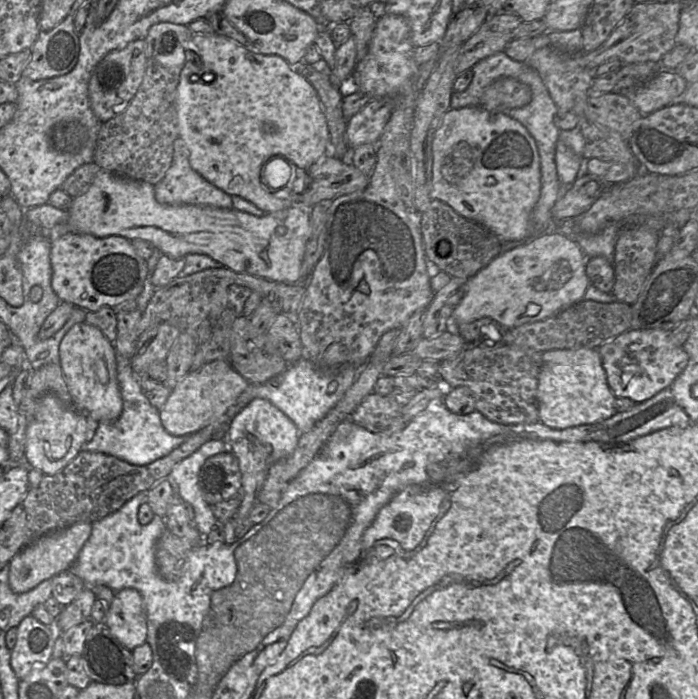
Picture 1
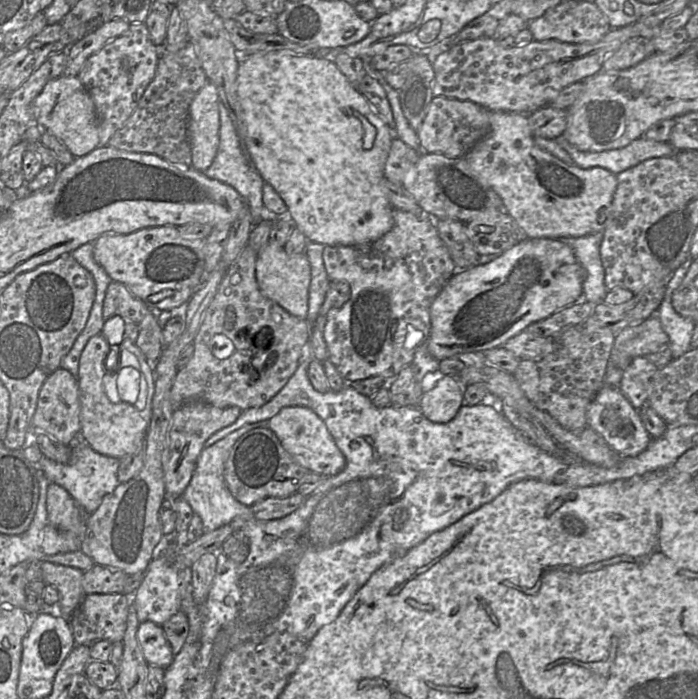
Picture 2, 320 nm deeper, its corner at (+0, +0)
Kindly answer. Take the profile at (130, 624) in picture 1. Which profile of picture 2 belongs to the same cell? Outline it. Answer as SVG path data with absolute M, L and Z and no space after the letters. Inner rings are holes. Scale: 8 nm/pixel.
M151 621L142 622L137 638L149 665L167 669L173 663L175 655L162 626Z

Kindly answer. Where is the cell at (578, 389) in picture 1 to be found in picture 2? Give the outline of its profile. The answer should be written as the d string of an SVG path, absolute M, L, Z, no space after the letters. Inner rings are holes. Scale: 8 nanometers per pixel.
M604 384L598 391L587 411L587 427L600 434L608 445L622 457L639 455L652 440L638 410L626 399L619 387L607 384Z

